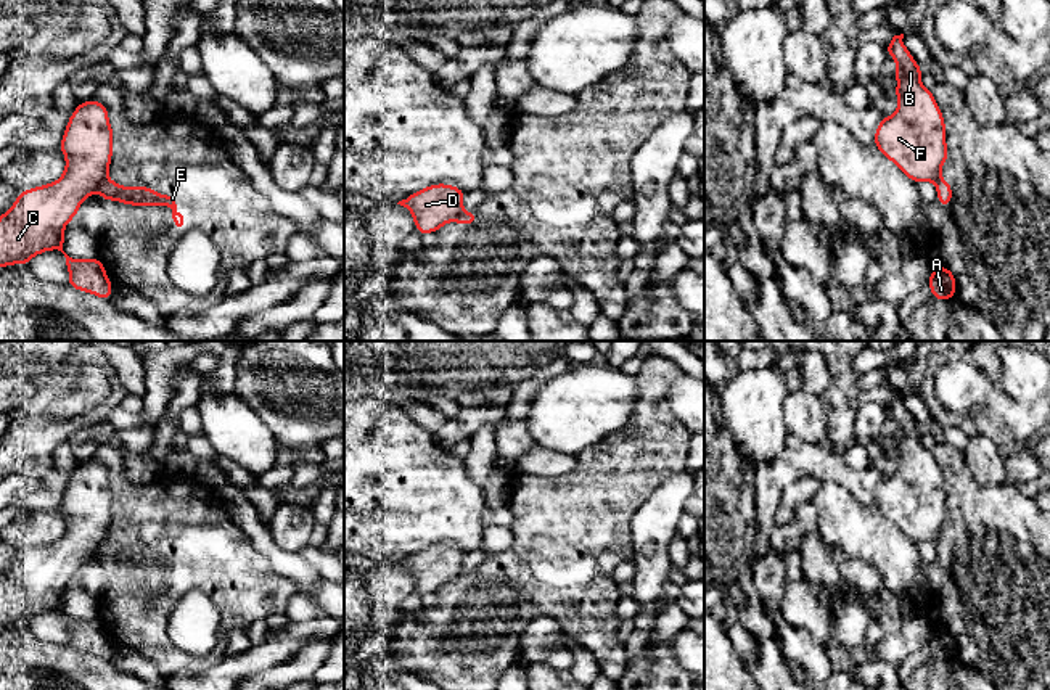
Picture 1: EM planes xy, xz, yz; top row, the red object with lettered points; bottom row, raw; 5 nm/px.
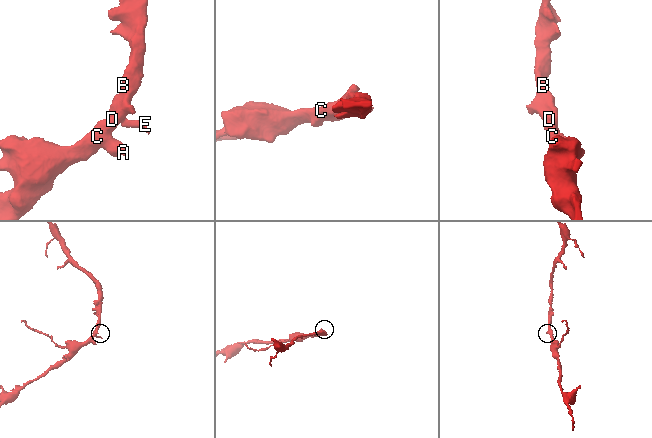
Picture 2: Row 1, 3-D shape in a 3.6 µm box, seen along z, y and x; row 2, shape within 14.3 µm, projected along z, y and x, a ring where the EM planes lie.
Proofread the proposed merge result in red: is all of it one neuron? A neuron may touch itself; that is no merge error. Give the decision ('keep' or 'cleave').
cleave

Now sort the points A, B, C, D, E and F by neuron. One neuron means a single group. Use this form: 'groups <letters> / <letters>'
groups A B C D F / E

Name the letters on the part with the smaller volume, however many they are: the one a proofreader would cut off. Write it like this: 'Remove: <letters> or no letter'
Remove: E

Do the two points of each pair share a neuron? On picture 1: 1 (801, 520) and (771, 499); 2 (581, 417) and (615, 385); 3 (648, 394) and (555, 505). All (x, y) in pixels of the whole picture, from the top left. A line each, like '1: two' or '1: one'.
1: two
2: one
3: one

